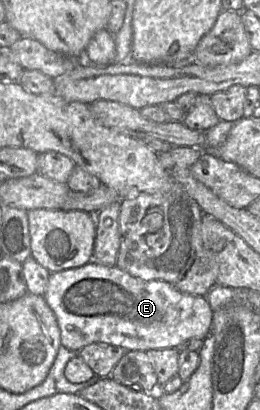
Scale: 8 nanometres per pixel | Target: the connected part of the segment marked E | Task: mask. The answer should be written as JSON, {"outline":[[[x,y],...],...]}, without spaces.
{"outline":[[[93,260],[79,268],[52,273],[44,298],[57,318],[61,346],[76,353],[93,343],[119,346],[127,351],[177,348],[192,338],[204,340],[212,328],[213,310],[206,296],[183,293],[161,280],[143,281],[116,265],[105,266]]]}

